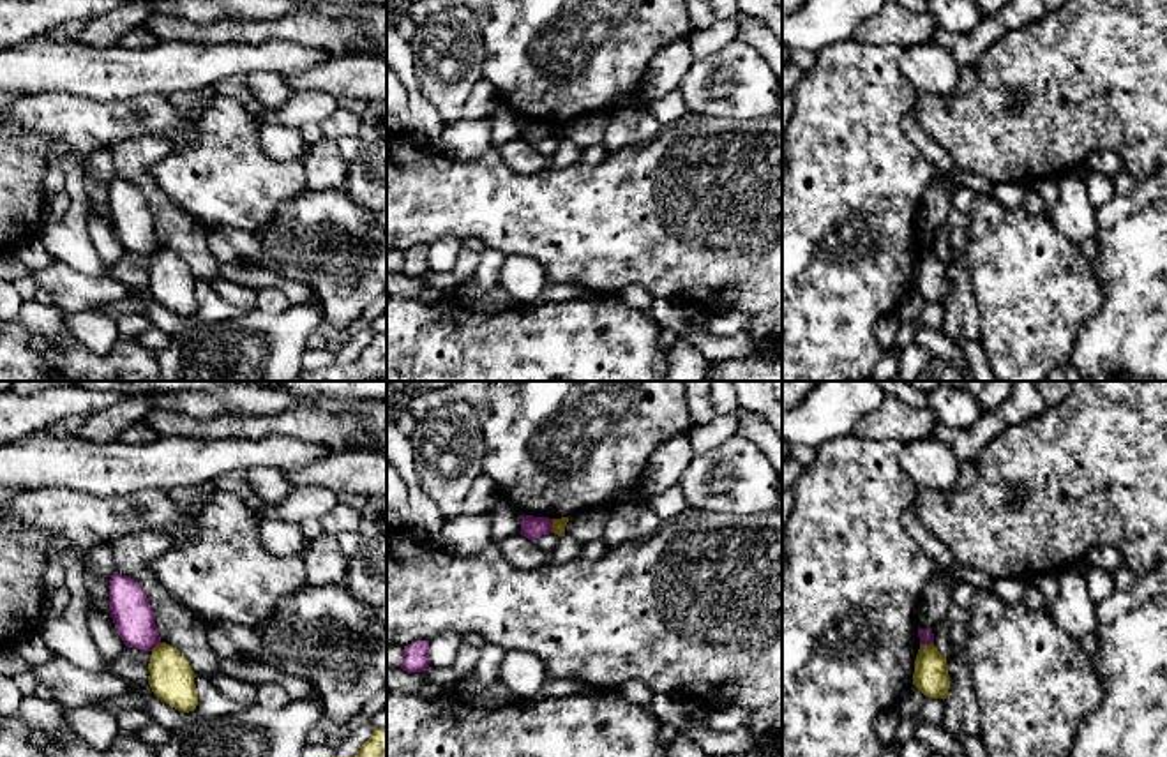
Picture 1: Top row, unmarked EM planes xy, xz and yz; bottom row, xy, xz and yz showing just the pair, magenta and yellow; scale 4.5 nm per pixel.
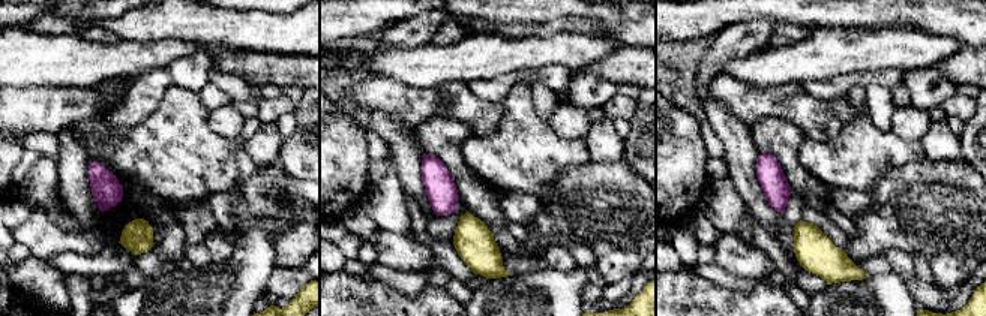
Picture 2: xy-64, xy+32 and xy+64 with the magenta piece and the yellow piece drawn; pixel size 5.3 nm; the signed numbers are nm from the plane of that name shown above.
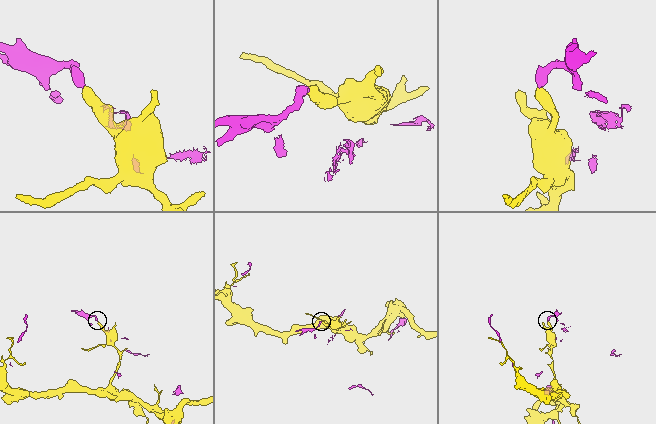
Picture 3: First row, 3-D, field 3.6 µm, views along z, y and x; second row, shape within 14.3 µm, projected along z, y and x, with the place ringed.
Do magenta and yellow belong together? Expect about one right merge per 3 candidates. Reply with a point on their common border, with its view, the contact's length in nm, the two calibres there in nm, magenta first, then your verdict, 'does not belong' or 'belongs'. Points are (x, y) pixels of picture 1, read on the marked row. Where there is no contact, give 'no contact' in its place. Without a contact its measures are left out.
meets magenta in xz at (551, 526); contact 60 nm long; 100 nm thick on the magenta side, 60 nm on the other; does not belong

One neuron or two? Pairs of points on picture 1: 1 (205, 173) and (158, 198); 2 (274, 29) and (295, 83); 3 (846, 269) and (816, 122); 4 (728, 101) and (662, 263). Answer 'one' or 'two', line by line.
1: two
2: two
3: one
4: two

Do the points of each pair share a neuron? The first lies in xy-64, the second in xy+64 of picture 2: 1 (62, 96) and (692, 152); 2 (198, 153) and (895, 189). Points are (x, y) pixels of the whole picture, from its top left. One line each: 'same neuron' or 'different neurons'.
1: different neurons
2: different neurons

